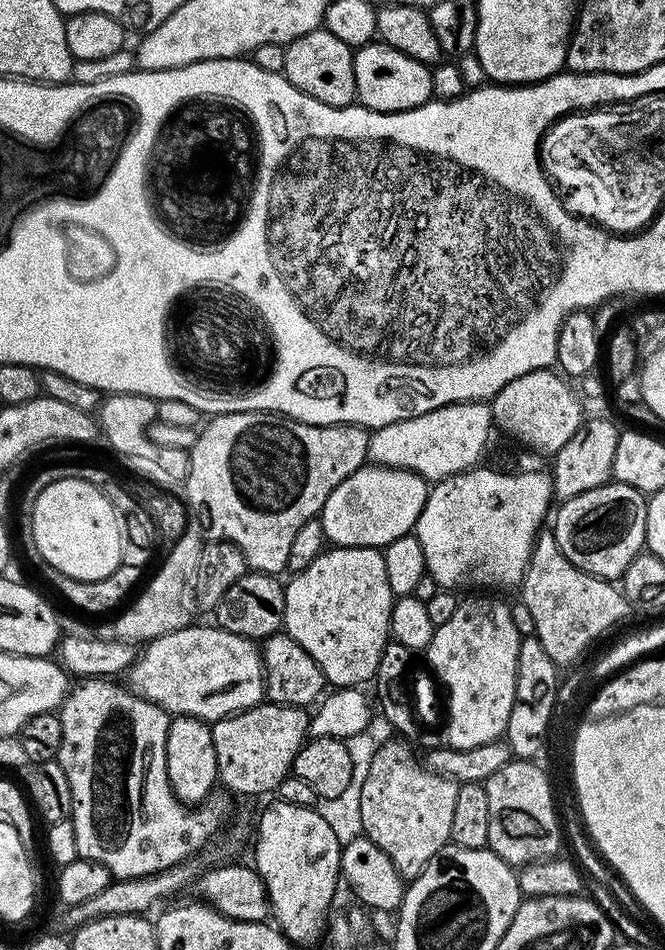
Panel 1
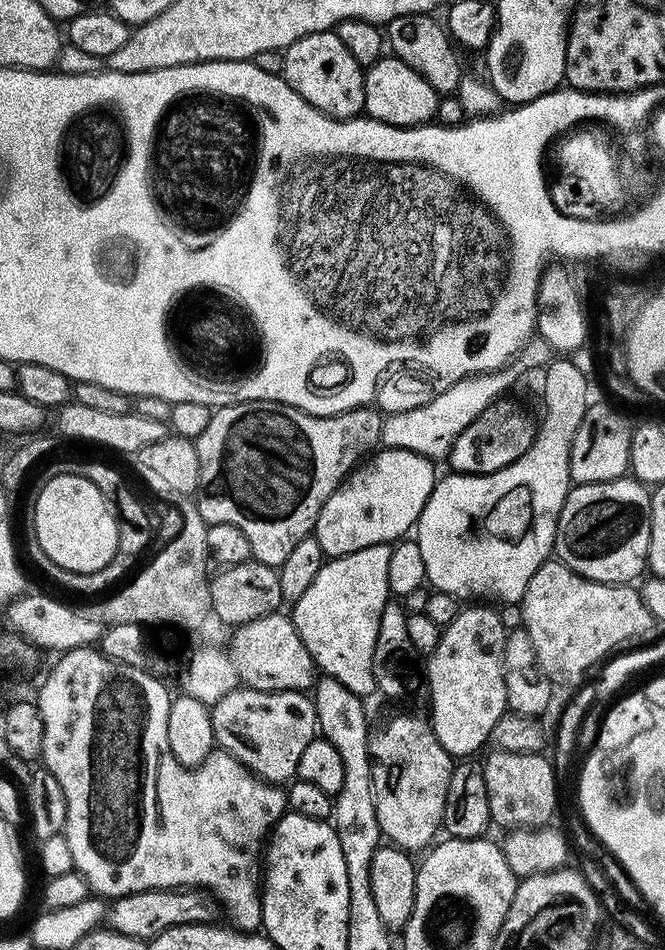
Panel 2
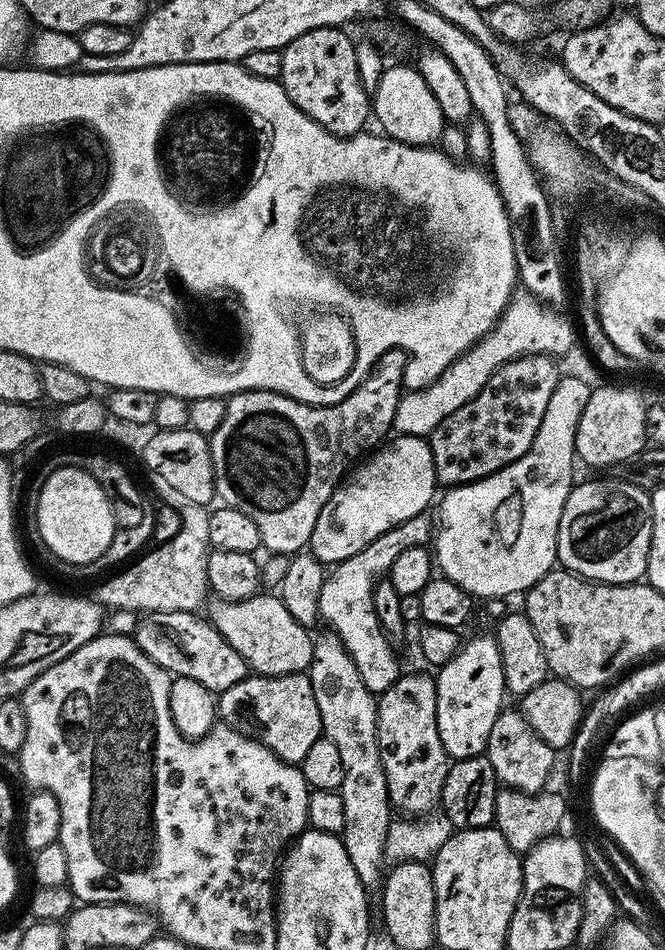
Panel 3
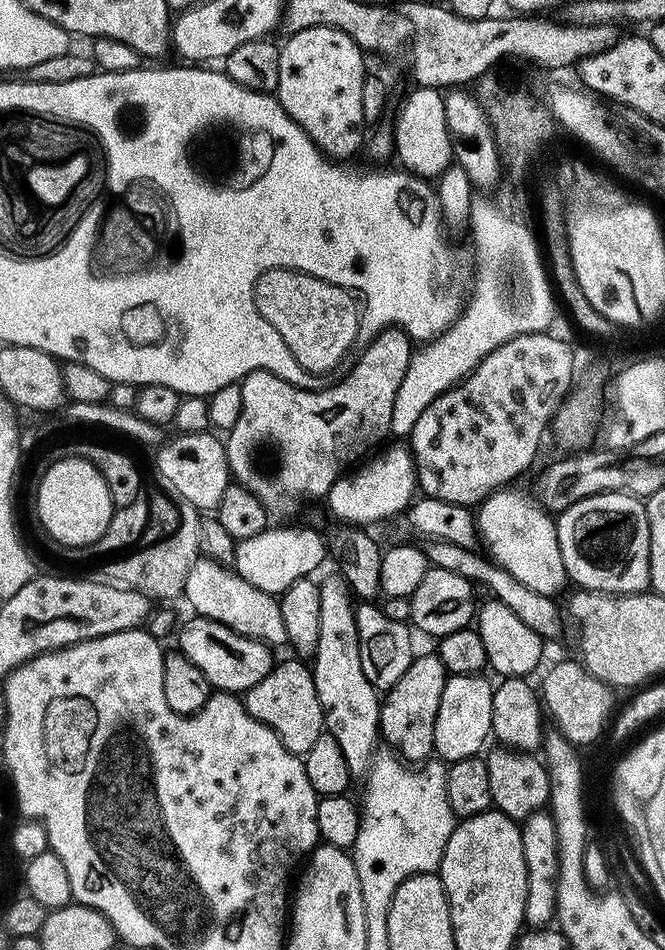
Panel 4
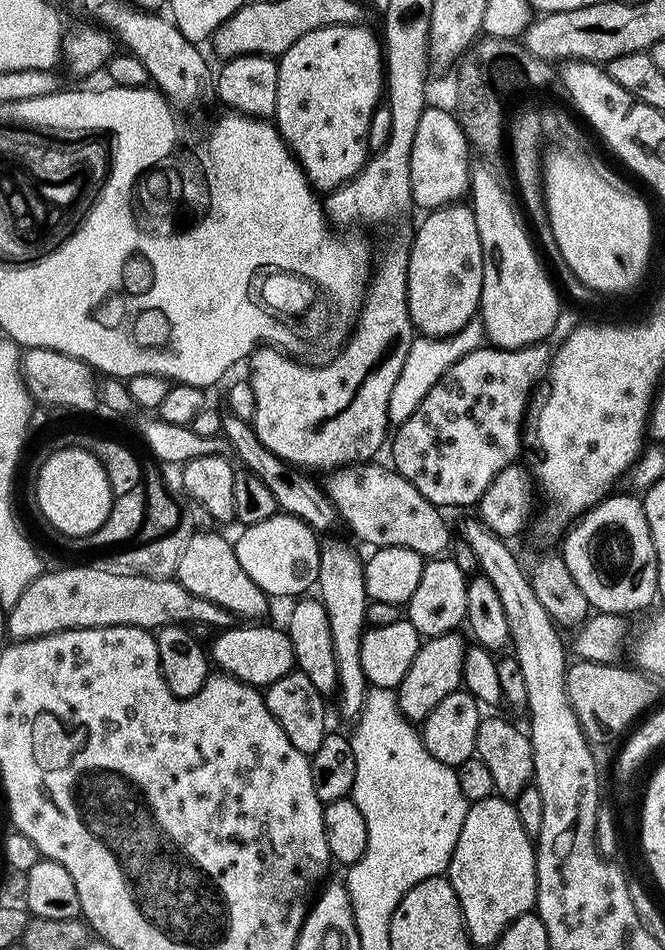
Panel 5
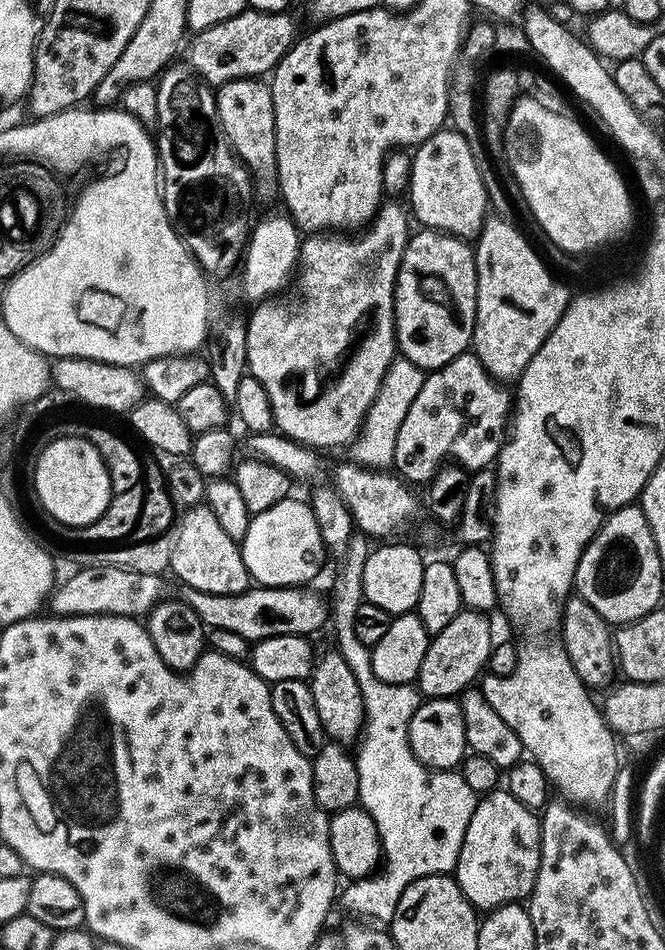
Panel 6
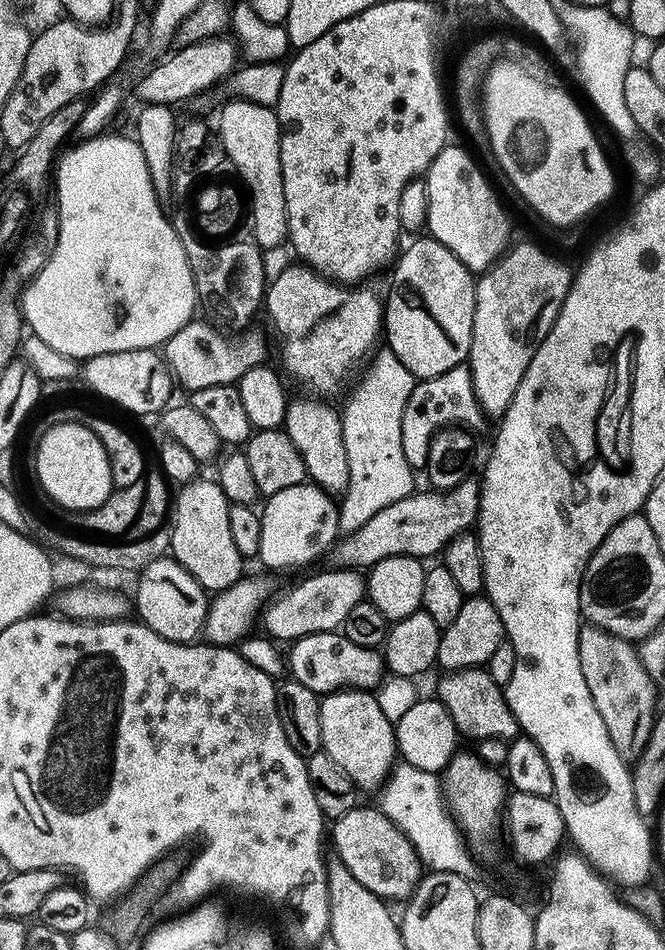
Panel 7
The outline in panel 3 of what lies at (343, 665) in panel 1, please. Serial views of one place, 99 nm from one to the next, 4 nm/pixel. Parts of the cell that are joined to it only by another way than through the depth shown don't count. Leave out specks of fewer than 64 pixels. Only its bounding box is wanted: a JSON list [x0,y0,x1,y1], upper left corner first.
[318,514,434,694]

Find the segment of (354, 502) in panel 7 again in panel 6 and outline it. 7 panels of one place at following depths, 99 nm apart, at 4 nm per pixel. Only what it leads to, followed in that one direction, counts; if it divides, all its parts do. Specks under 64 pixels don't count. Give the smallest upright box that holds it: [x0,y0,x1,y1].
[350,356,425,470]

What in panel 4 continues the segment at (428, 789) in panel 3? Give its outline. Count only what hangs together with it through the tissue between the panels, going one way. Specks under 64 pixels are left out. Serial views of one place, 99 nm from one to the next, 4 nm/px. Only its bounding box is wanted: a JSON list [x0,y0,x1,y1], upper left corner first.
[380,655,450,762]

